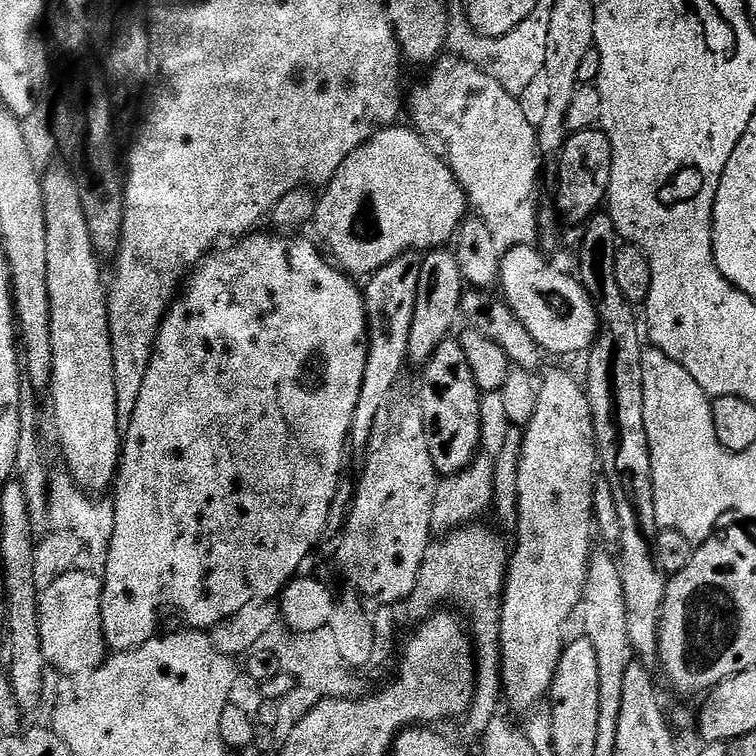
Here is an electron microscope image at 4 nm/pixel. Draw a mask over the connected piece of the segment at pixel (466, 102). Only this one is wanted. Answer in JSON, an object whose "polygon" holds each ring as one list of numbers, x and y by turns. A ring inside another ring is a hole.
{"polygon":[[455,54,441,55,427,72,428,77,413,86,412,97,406,100,415,131,448,163,464,187,469,205,481,217,521,211,540,176,542,149,534,120,532,124,517,97]]}

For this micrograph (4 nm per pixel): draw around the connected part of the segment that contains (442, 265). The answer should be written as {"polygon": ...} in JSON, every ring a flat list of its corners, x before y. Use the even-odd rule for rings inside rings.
{"polygon":[[433,250,424,256,424,273,418,286,418,302,414,310,414,326,410,330,409,361,423,366,438,350,443,340,449,339,452,327,456,324,456,316,461,315,460,299,464,297,466,285,464,276,455,255,448,250]]}

